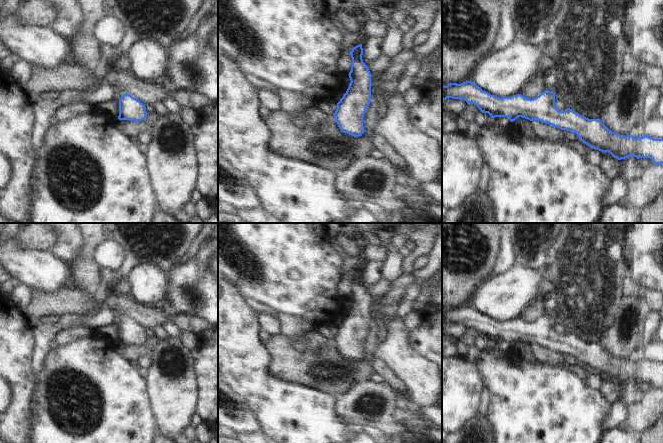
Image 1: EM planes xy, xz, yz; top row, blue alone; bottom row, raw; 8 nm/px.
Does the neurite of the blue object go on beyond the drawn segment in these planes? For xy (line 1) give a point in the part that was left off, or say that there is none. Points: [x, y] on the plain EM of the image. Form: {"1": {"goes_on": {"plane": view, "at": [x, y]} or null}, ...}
{"1": {"goes_on": null}}

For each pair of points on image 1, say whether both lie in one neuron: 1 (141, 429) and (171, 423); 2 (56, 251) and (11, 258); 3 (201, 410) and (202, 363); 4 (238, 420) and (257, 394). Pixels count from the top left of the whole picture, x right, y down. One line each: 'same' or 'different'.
1: different
2: different
3: same
4: different

